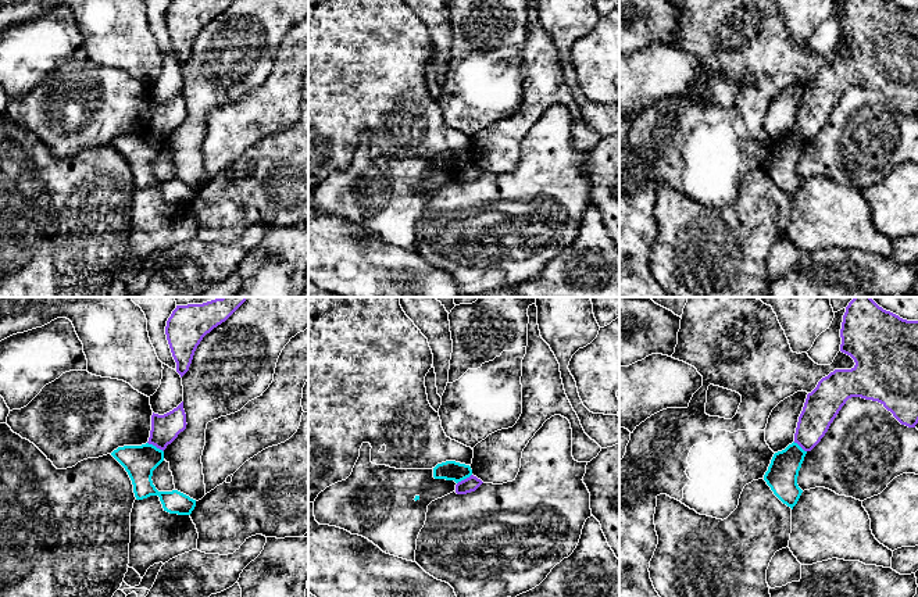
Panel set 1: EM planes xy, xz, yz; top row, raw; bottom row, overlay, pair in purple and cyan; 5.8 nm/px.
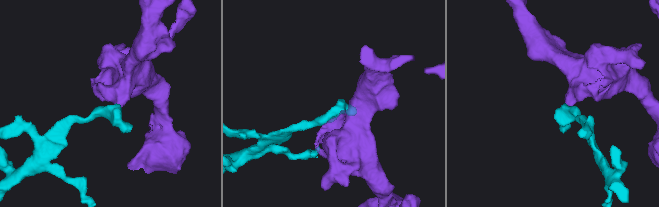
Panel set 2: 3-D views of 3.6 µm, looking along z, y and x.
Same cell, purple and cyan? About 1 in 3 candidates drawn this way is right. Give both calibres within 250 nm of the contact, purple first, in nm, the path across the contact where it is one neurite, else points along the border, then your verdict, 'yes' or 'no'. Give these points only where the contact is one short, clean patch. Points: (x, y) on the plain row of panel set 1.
160 nm thick on the purple side, 190 nm on the other; border along xy (147, 131), (163, 140); no

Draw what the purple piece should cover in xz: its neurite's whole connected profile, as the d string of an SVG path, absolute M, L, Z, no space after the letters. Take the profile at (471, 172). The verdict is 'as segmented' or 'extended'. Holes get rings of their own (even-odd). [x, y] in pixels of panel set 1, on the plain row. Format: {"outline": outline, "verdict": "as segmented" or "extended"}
{"outline": "M471 164L469 167L458 171L456 174L456 182L457 183L467 183L467 182L475 180L482 172L483 171L481 168Z", "verdict": "as segmented"}

